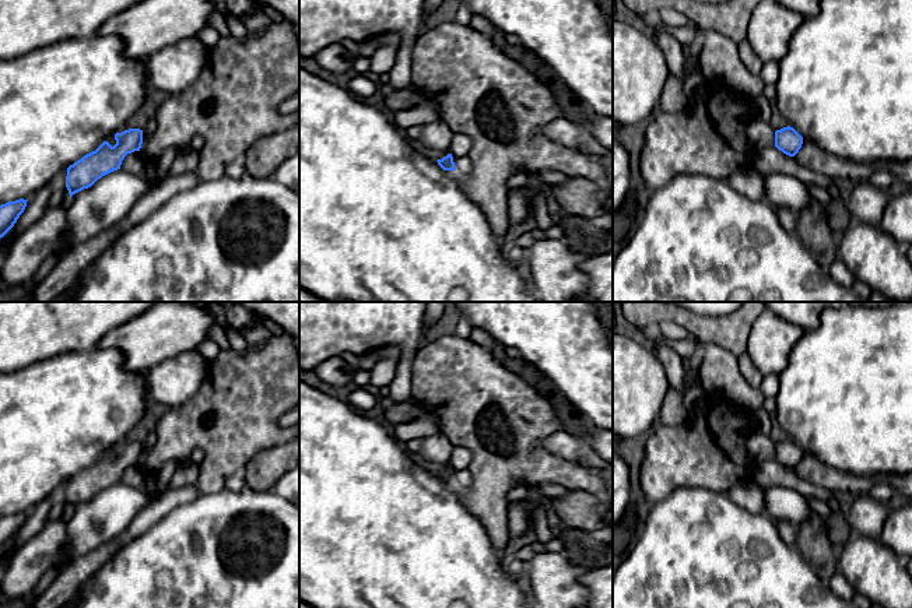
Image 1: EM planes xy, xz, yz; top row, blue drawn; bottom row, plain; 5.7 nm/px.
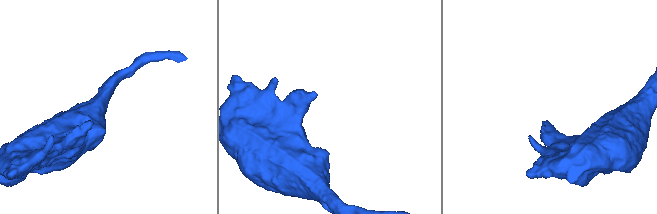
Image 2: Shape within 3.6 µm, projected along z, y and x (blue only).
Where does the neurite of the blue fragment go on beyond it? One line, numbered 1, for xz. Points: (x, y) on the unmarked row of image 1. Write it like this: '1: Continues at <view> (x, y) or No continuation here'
1: No continuation here

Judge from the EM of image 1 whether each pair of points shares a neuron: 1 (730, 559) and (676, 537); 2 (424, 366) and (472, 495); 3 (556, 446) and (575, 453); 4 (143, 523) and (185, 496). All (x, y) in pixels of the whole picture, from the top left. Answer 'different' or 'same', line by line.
1: same
2: same
3: same
4: same

